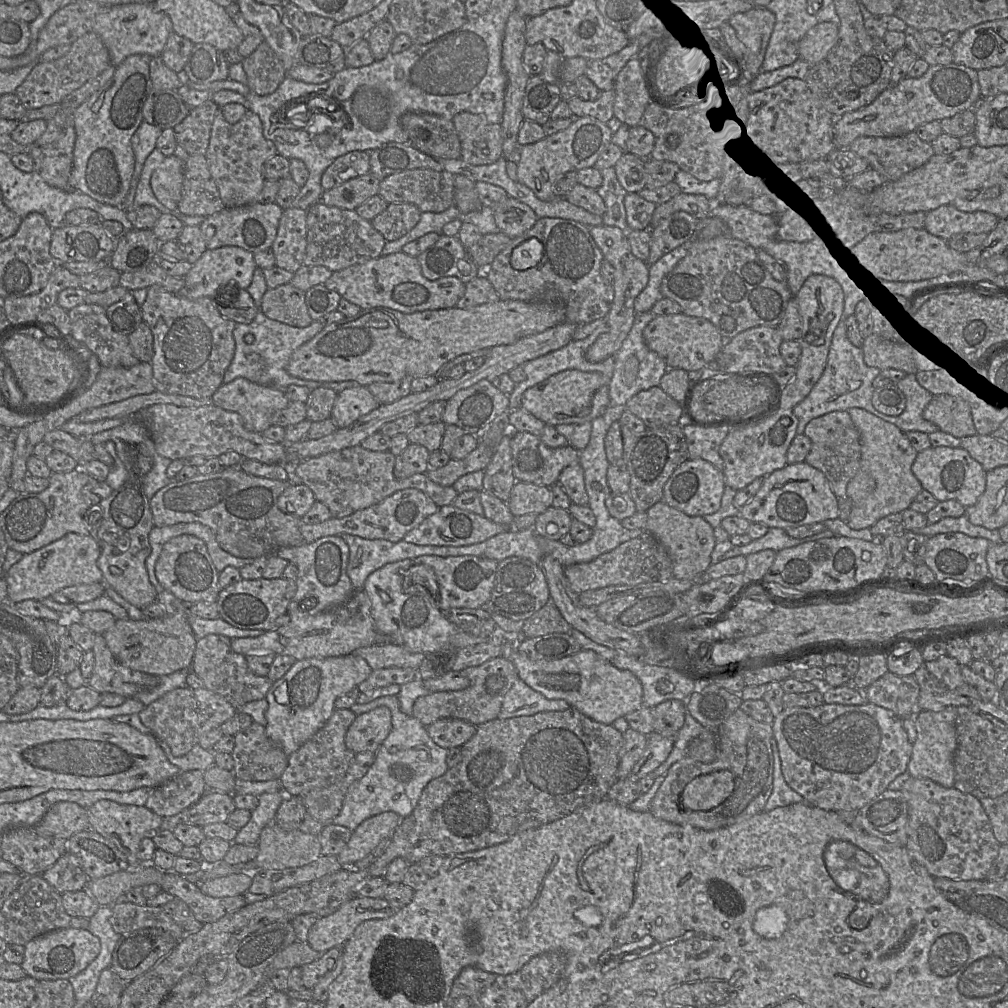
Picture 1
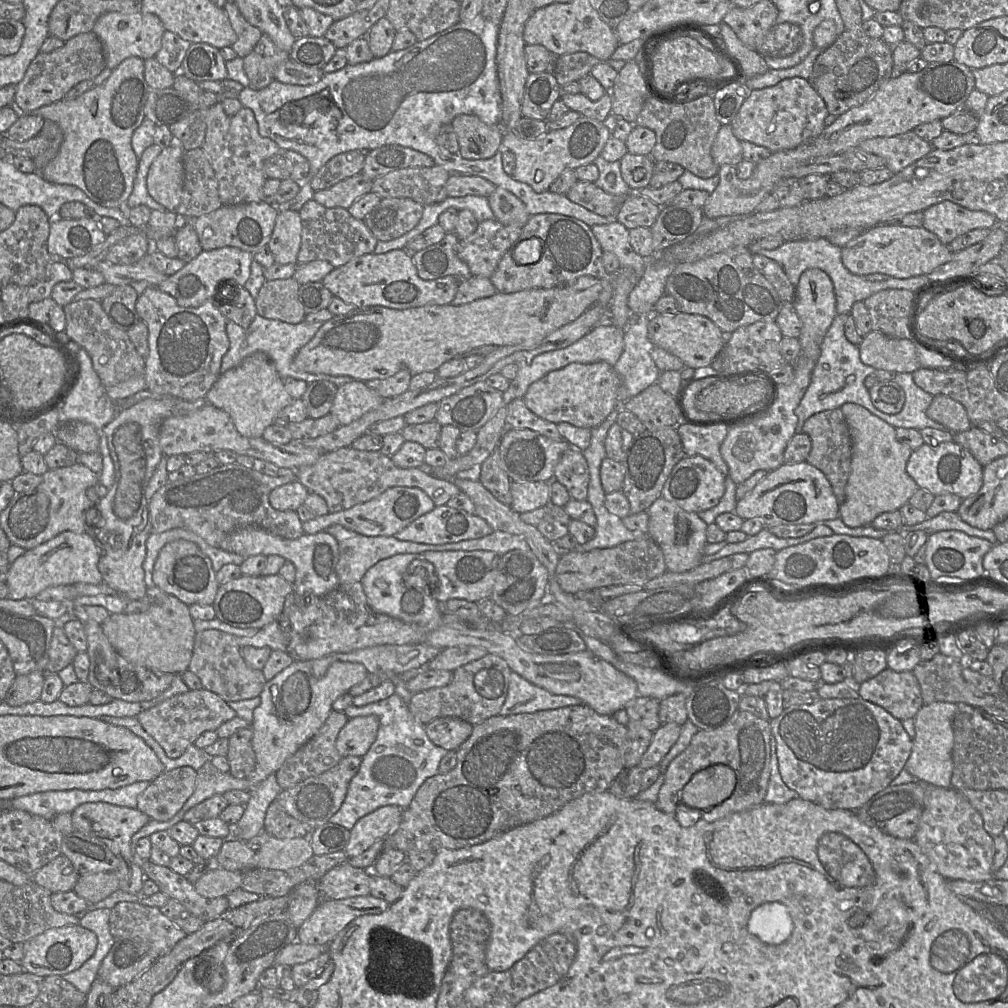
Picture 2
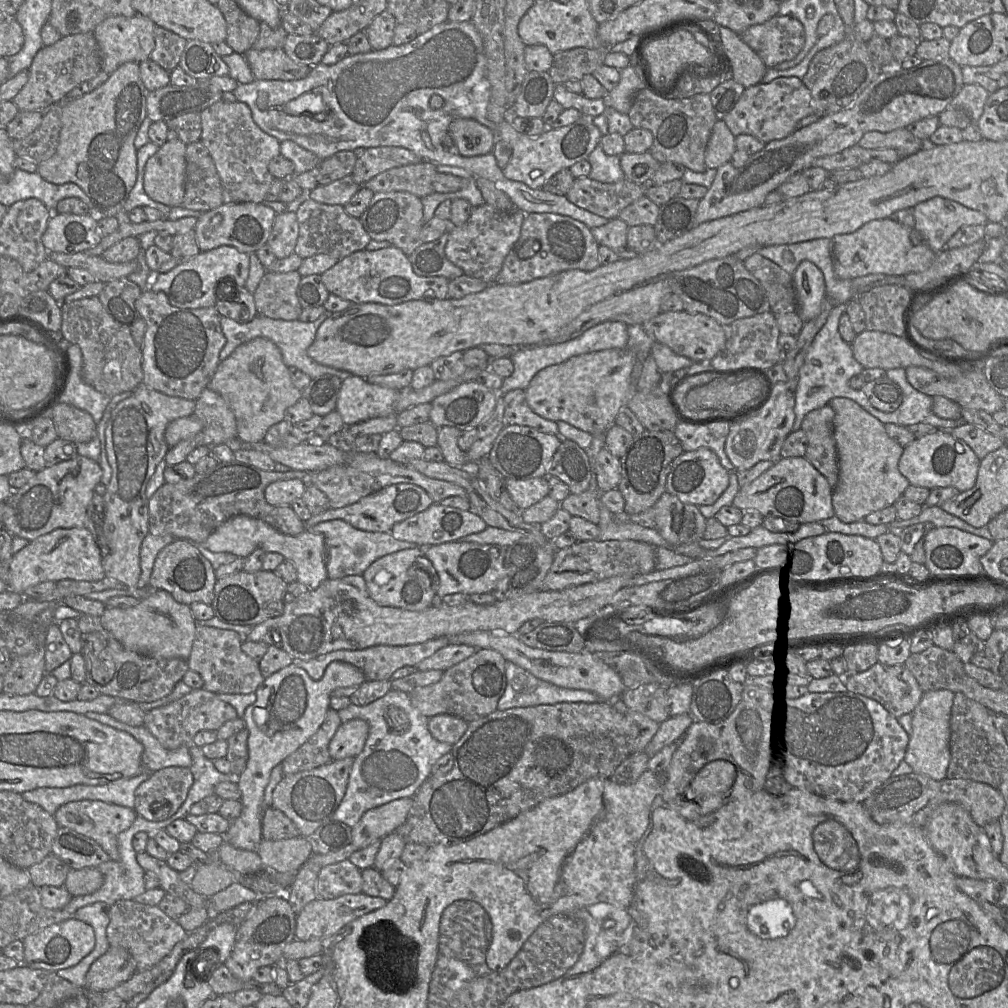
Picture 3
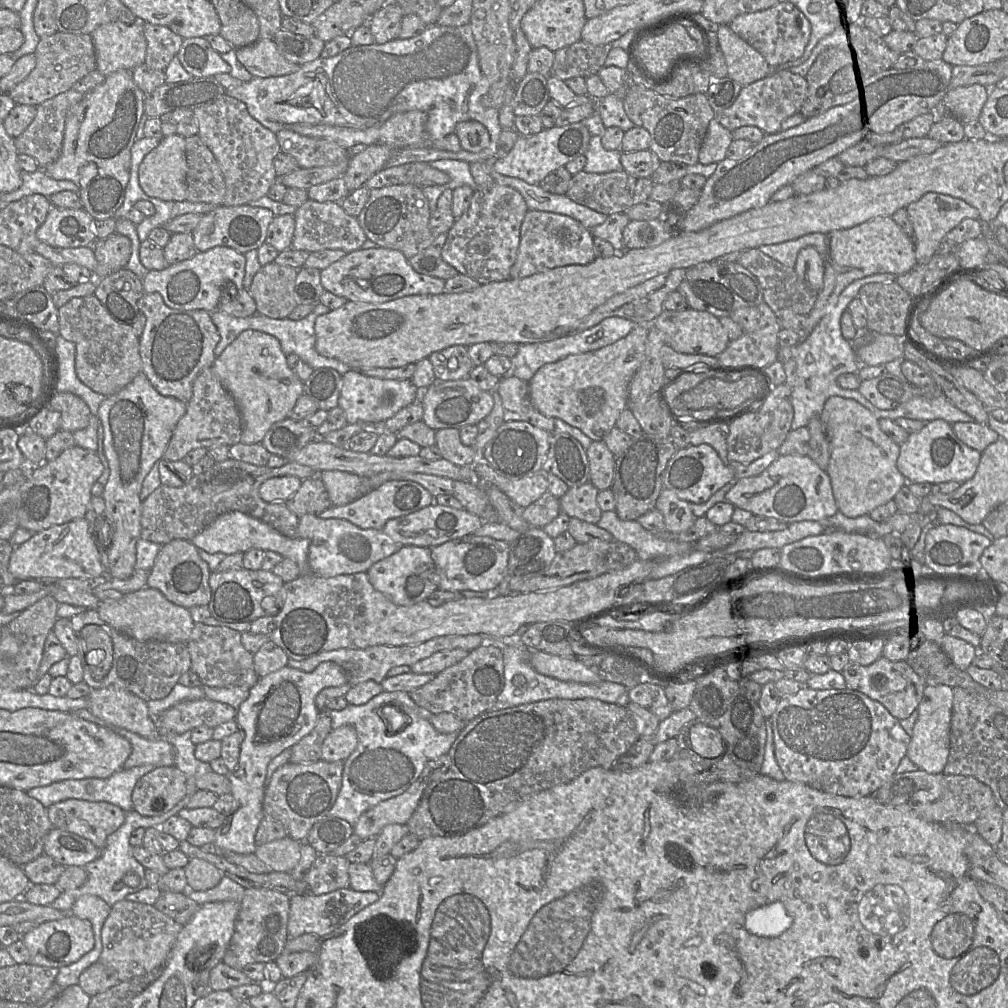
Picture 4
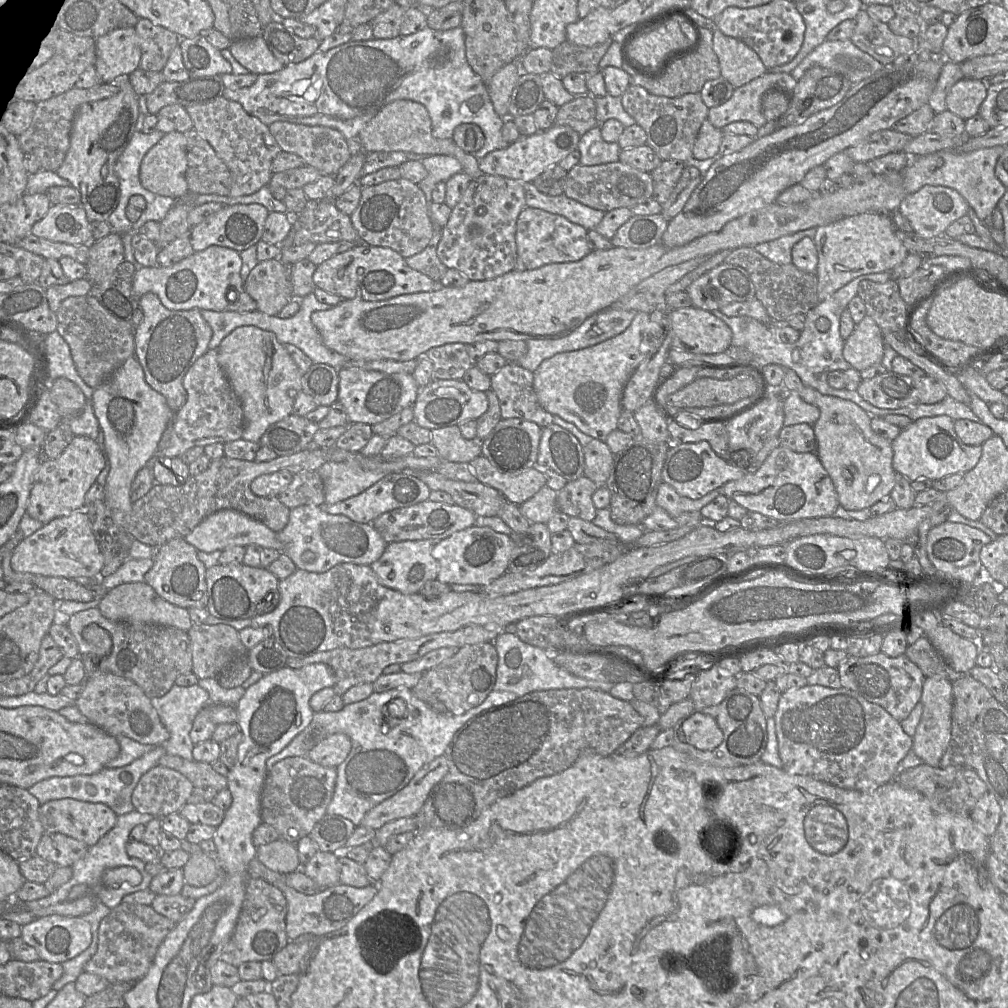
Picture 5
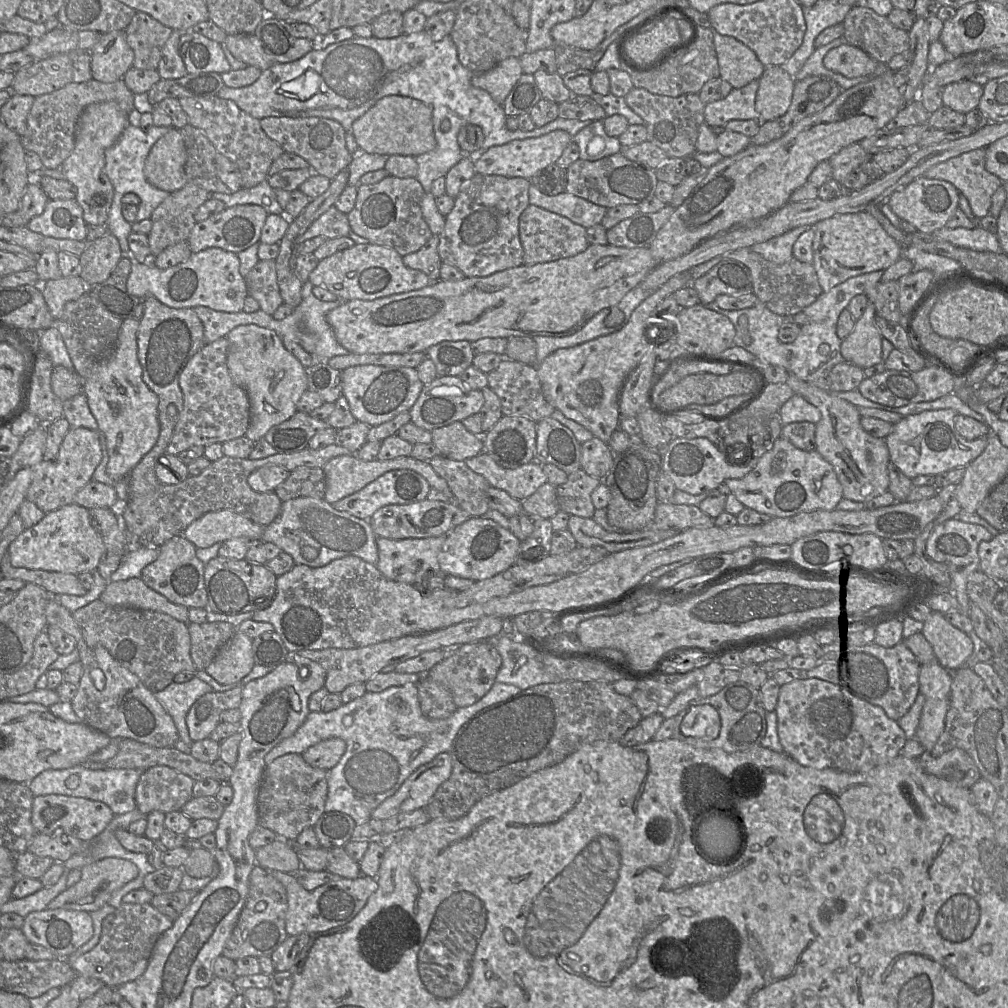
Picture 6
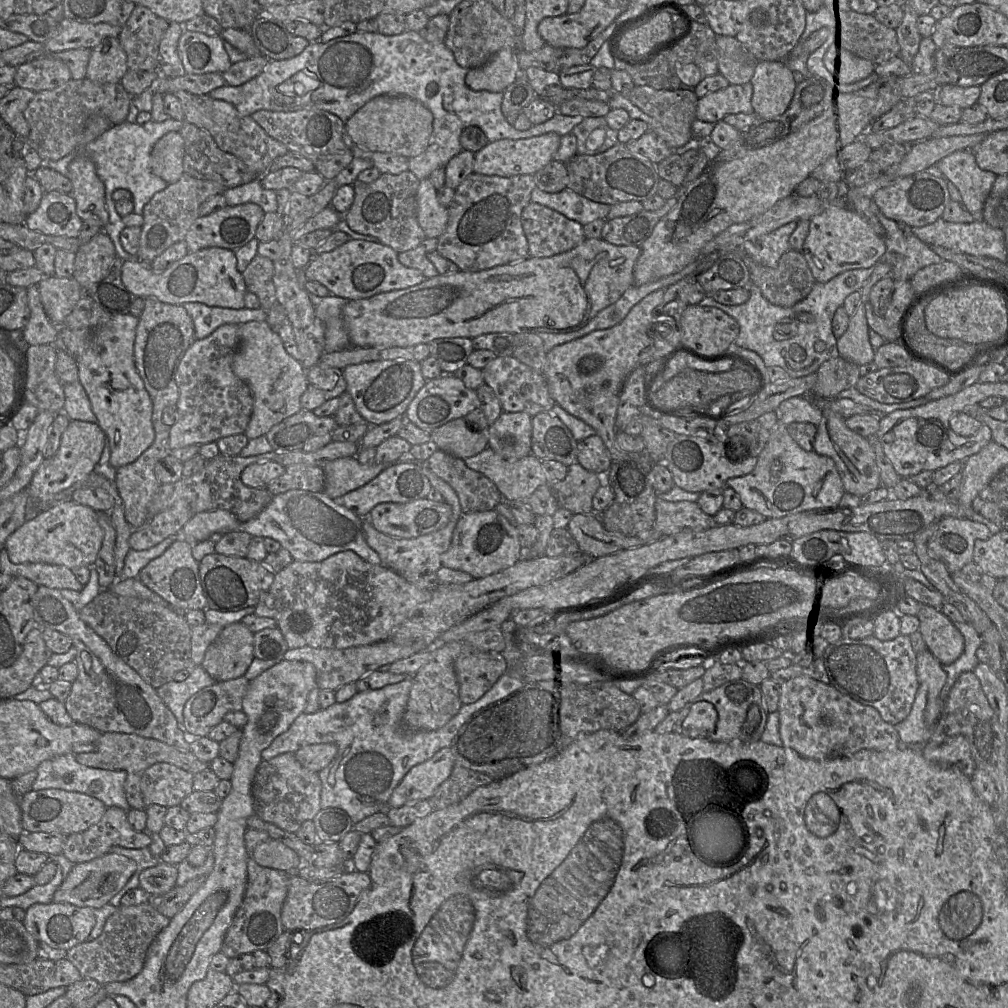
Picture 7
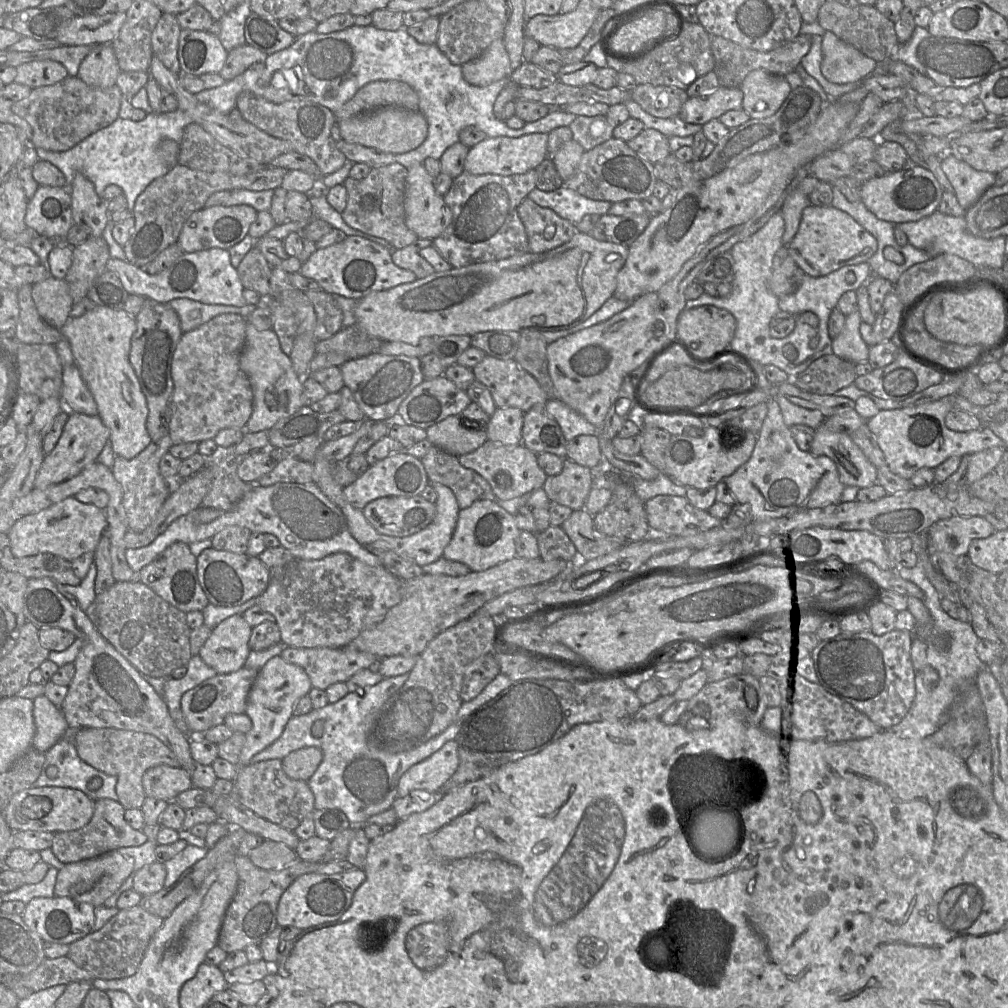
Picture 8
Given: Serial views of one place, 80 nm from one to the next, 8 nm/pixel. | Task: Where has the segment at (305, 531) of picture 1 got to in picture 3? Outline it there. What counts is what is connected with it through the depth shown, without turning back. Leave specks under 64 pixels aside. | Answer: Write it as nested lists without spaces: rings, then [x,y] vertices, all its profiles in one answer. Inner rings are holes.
[[[410,483],[391,484],[361,498],[353,504],[342,508],[329,508],[322,513],[311,517],[304,522],[305,530],[310,529],[320,522],[341,519],[360,530],[370,532],[390,532],[396,523],[424,511],[432,503],[434,502],[430,495],[418,485]]]

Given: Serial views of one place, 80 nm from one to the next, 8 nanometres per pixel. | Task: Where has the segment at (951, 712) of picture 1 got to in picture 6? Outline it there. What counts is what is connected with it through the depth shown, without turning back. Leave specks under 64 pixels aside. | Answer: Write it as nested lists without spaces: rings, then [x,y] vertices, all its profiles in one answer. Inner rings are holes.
[[[938,661],[922,664],[919,671],[919,693],[925,697],[915,739],[925,751],[931,751],[942,734],[950,705],[953,674]]]

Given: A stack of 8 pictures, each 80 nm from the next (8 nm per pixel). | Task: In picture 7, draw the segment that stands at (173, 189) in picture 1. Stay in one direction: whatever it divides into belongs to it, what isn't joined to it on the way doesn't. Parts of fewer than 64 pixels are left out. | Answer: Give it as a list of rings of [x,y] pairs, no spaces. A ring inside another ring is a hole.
[[[169,132],[154,145],[150,156],[150,168],[154,175],[168,185],[176,183],[184,174],[184,140],[179,132]]]

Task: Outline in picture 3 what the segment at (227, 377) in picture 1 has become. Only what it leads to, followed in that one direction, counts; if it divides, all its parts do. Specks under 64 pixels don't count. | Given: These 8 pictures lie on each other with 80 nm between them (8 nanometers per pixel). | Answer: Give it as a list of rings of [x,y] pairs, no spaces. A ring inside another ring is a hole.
[[[326,311],[318,319],[312,322],[302,322],[300,320],[286,321],[282,319],[271,319],[263,315],[256,315],[253,320],[247,323],[239,323],[230,318],[221,316],[220,324],[222,332],[226,338],[226,344],[219,353],[219,361],[225,360],[238,346],[249,342],[255,338],[263,337],[271,340],[280,349],[284,364],[288,368],[296,368],[306,373],[310,378],[316,378],[324,374],[335,375],[342,381],[352,374],[348,371],[338,370],[315,362],[308,356],[307,349],[313,343],[319,326],[329,316]]]

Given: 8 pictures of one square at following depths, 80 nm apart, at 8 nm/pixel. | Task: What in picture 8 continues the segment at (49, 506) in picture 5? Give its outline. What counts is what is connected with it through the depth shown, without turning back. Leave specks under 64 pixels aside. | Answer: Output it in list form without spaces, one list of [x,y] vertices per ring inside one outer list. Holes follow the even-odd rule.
[[[70,412],[56,446],[49,454],[44,456],[34,480],[34,488],[45,489],[50,485],[75,477],[86,466],[98,460],[109,438],[110,430],[98,415],[89,416]]]

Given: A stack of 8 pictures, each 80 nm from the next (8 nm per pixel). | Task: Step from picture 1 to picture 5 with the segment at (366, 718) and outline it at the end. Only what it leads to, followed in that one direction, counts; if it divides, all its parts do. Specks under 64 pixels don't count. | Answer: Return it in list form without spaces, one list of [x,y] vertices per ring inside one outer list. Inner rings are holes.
[[[342,733],[323,738],[307,753],[307,757],[324,767],[337,768],[351,751],[351,739]]]

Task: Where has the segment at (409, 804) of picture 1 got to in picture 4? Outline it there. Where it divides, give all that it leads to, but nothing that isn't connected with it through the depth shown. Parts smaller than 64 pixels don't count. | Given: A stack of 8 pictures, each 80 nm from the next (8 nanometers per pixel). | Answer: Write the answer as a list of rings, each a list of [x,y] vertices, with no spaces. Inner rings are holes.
[[[383,691],[363,705],[348,704],[343,710],[328,711],[328,715],[331,718],[332,730],[351,725],[356,729],[358,736],[356,749],[344,761],[342,786],[333,807],[329,811],[329,815],[346,820],[353,828],[362,813],[384,800],[404,793],[417,780],[429,762],[449,752],[461,732],[455,731],[447,734],[438,732],[431,723],[431,718],[435,714],[418,706],[411,698],[410,693],[406,691]],[[388,704],[397,707],[401,711],[400,714],[405,717],[407,725],[399,731],[391,730],[387,718],[382,712],[383,707]]]

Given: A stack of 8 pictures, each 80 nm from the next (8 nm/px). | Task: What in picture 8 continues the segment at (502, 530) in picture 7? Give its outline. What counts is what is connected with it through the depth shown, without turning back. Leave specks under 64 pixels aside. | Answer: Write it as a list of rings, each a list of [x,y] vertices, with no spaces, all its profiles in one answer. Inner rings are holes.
[[[478,500],[470,507],[459,511],[452,539],[444,549],[442,557],[461,562],[471,571],[485,571],[517,557],[516,540],[519,533],[515,517],[499,506],[496,501]]]

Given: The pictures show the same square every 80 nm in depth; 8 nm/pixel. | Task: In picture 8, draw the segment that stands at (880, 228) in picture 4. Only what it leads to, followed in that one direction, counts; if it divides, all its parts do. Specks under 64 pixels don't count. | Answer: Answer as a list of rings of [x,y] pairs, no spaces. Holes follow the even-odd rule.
[[[810,205],[803,210],[799,229],[786,247],[806,274],[821,277],[844,266],[867,262],[877,251],[878,243],[873,235],[846,212],[831,205]]]

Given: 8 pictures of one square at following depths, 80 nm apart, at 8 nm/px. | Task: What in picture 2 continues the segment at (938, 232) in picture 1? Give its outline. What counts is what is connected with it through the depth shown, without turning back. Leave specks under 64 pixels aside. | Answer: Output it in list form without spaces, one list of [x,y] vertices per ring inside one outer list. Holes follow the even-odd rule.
[[[942,201],[932,205],[923,211],[923,225],[925,229],[935,234],[945,245],[948,245],[956,237],[979,228],[993,229],[998,224],[996,218],[985,211],[972,211],[951,201]]]

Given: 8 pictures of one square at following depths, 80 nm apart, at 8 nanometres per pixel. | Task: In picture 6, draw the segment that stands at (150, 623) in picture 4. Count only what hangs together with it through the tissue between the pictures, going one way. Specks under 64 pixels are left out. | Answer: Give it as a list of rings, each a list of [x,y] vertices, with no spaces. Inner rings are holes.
[[[140,578],[109,582],[100,595],[100,600],[108,606],[160,612],[180,622],[190,623],[189,608],[170,602]]]

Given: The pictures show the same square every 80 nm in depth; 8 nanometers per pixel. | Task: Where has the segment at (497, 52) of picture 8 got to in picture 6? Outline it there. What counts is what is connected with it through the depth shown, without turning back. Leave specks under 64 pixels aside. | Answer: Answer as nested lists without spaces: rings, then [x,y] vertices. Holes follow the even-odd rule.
[[[508,57],[486,72],[474,73],[471,84],[487,91],[494,101],[503,105],[522,73],[519,58]]]

